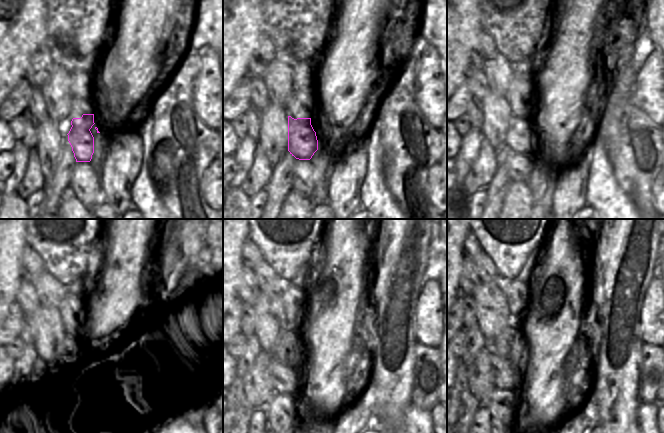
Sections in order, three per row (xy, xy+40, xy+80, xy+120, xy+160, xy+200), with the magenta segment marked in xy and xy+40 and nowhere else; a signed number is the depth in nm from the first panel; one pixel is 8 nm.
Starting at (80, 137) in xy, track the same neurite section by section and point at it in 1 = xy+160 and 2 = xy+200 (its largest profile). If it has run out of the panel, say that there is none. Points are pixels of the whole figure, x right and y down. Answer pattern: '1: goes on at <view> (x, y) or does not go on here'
1: goes on at xy+160 (288, 350)
2: goes on at xy+200 (509, 344)

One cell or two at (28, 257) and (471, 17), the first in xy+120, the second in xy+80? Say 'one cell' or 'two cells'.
two cells

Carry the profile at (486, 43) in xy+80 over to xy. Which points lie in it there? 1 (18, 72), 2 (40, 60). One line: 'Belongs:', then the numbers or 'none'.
Belongs: 2

